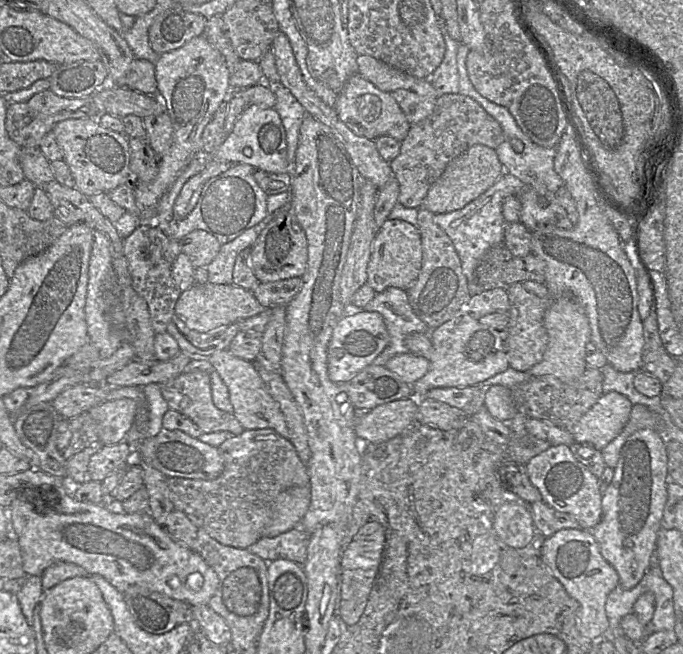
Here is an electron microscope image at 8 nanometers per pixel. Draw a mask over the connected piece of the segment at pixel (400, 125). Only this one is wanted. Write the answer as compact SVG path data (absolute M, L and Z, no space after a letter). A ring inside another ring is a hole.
M359 73L346 81L336 99L334 109L339 119L352 132L371 140L380 136L390 136L402 142L411 126L391 93L379 90Z

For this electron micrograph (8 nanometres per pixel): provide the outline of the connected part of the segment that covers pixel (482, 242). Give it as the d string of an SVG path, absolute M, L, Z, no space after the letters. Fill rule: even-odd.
M504 172L484 193L459 210L434 214L433 221L451 239L461 261L463 274L468 282L474 282L475 269L482 256L491 248L503 244L506 221L502 205L508 196L517 196L525 187L518 178Z

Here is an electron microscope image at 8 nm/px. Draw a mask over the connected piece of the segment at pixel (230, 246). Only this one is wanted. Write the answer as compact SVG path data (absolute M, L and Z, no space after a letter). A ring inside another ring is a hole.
M275 212L268 213L261 222L245 230L234 240L220 247L216 257L206 266L208 271L208 283L232 284L233 268L238 254L255 244L264 227L274 216L274 213Z

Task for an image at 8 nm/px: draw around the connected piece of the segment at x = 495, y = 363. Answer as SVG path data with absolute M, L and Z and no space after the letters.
M496 286L471 296L453 318L430 330L429 337L433 344L433 351L426 374L412 384L414 397L424 398L424 395L434 388L479 385L509 368L506 353L509 328L506 326L503 330L496 330L479 323L481 317L493 313L502 313L510 318L511 304L506 287Z

